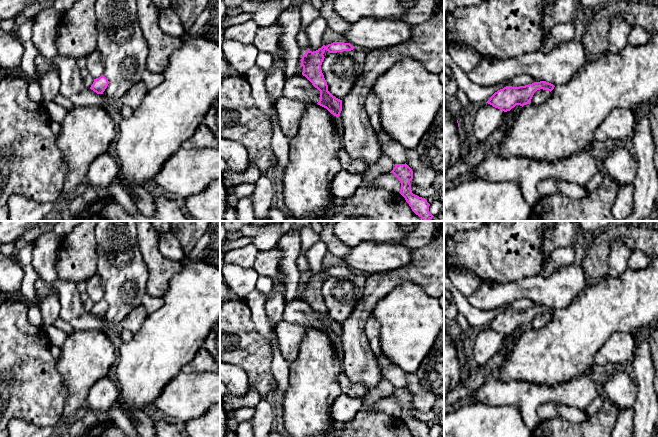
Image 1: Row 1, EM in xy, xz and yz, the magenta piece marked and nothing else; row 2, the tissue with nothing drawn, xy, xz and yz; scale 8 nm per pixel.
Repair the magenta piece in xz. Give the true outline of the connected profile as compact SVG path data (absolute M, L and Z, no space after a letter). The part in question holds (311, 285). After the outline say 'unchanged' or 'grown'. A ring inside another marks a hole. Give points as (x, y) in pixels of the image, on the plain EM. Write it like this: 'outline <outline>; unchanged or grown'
outline M333 266L327 270L323 269L313 276L309 273L301 283L302 299L320 315L320 324L317 328L326 332L336 341L339 341L342 335L342 324L336 322L328 315L328 309L321 294L321 289L325 282L323 278L326 274L329 277L337 277L351 275L354 272L350 267Z; unchanged

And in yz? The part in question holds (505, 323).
outline M546 305L534 306L519 311L506 310L495 316L486 327L507 336L516 329L523 331L531 327L531 323L537 314L543 313L551 316L554 311L553 308Z; unchanged

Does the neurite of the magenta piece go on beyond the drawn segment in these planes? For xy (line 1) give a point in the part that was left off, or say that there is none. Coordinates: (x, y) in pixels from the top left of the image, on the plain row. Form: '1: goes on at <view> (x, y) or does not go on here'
1: does not go on here

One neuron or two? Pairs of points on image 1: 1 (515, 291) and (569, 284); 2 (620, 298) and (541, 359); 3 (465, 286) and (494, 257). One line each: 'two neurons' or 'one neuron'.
1: one neuron
2: one neuron
3: two neurons

